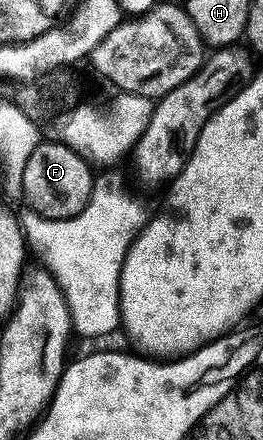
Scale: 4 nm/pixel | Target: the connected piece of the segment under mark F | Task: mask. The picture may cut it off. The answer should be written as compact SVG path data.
M42 141L23 169L22 196L28 210L36 211L42 219L69 219L79 214L91 197L95 171L86 156L75 153L66 143Z

